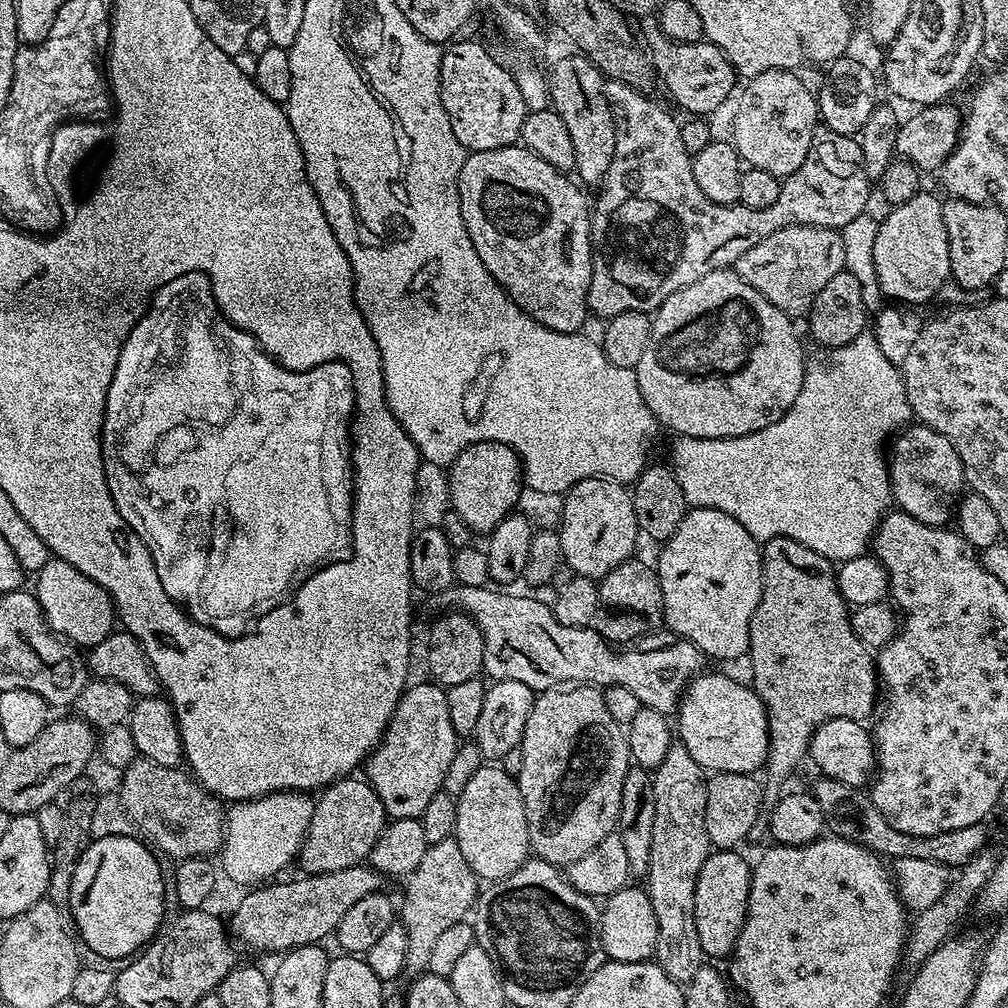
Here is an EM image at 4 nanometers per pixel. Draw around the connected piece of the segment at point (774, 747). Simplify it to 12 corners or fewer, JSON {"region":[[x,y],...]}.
{"region":[[761,547],[751,687],[768,714],[763,794],[820,724],[877,711],[873,653],[836,568]]}

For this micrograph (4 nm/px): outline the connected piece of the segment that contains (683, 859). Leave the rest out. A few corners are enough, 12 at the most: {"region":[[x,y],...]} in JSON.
{"region":[[679,742],[654,770],[646,891],[654,960],[706,964],[694,890],[710,851],[704,769]]}

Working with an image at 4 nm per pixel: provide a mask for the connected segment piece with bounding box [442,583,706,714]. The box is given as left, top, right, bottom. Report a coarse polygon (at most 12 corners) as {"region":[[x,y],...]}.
{"region":[[457,583],[485,673],[539,694],[626,686],[679,709],[706,657],[671,630],[616,647],[532,596]]}

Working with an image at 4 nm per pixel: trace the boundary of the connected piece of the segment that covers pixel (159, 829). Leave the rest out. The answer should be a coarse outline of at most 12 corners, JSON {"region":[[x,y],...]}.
{"region":[[138,758],[121,802],[165,857],[212,858],[225,805],[183,767]]}

